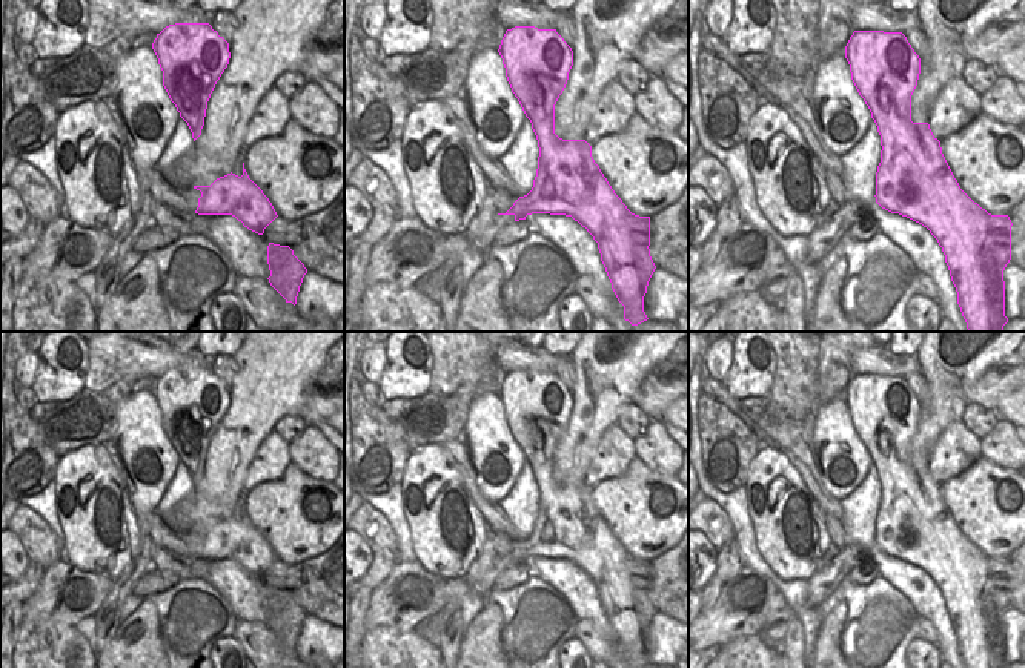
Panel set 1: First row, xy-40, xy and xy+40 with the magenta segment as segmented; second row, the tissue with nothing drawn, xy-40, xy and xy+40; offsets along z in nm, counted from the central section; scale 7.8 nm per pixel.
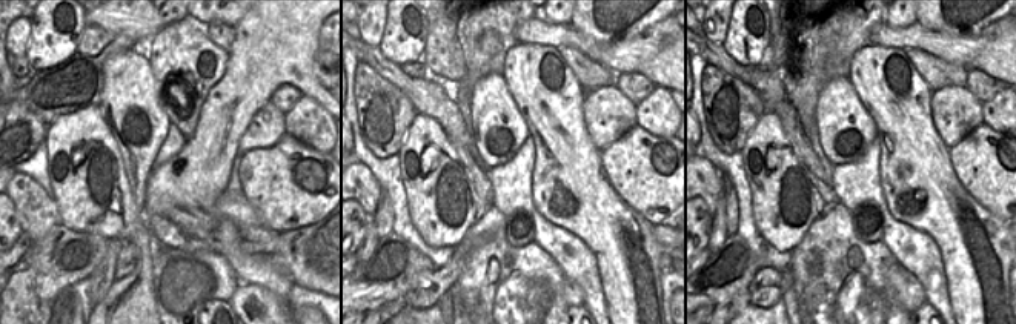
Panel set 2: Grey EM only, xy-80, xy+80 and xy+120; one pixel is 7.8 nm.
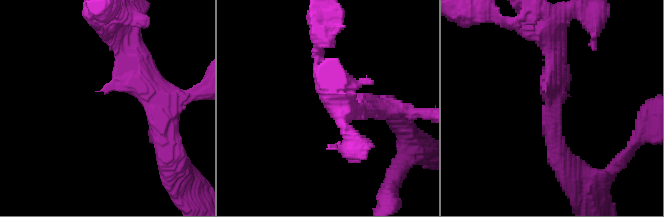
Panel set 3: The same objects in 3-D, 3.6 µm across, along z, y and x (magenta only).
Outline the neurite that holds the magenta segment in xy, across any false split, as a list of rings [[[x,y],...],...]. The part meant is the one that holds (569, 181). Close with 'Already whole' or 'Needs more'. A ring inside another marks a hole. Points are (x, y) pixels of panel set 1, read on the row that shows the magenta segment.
[[[515,26],[512,29],[507,29],[499,49],[498,49],[501,58],[503,58],[503,64],[506,68],[506,77],[507,81],[512,88],[512,92],[515,94],[515,97],[518,98],[526,117],[530,120],[532,123],[532,129],[536,135],[538,140],[538,147],[539,147],[539,157],[538,157],[538,169],[536,169],[536,177],[533,180],[533,187],[532,190],[524,195],[519,197],[513,206],[506,212],[506,213],[498,213],[498,215],[513,215],[515,221],[519,220],[526,220],[527,215],[532,213],[550,213],[550,215],[566,215],[566,217],[572,217],[575,221],[578,221],[582,227],[587,229],[587,232],[593,236],[593,240],[598,243],[598,249],[601,253],[601,261],[605,267],[607,276],[612,283],[612,289],[618,298],[618,301],[624,306],[624,319],[629,321],[632,326],[638,326],[644,321],[647,321],[647,315],[644,312],[644,296],[647,293],[647,286],[649,281],[656,269],[652,256],[650,256],[650,217],[639,217],[632,213],[627,206],[622,203],[622,200],[615,193],[615,190],[612,189],[612,186],[609,184],[607,178],[604,177],[604,174],[601,172],[599,166],[595,163],[593,157],[592,157],[592,146],[585,141],[585,140],[562,140],[555,134],[555,104],[559,98],[559,95],[562,94],[567,80],[569,80],[569,72],[573,66],[573,51],[572,48],[564,41],[564,38],[556,32],[556,29],[538,29],[535,26]]]. Already whole

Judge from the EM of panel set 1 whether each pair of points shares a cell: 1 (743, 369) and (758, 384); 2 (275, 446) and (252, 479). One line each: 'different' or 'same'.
1: same
2: same

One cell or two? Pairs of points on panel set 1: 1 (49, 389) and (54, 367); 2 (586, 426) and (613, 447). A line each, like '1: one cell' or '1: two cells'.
1: one cell
2: two cells

